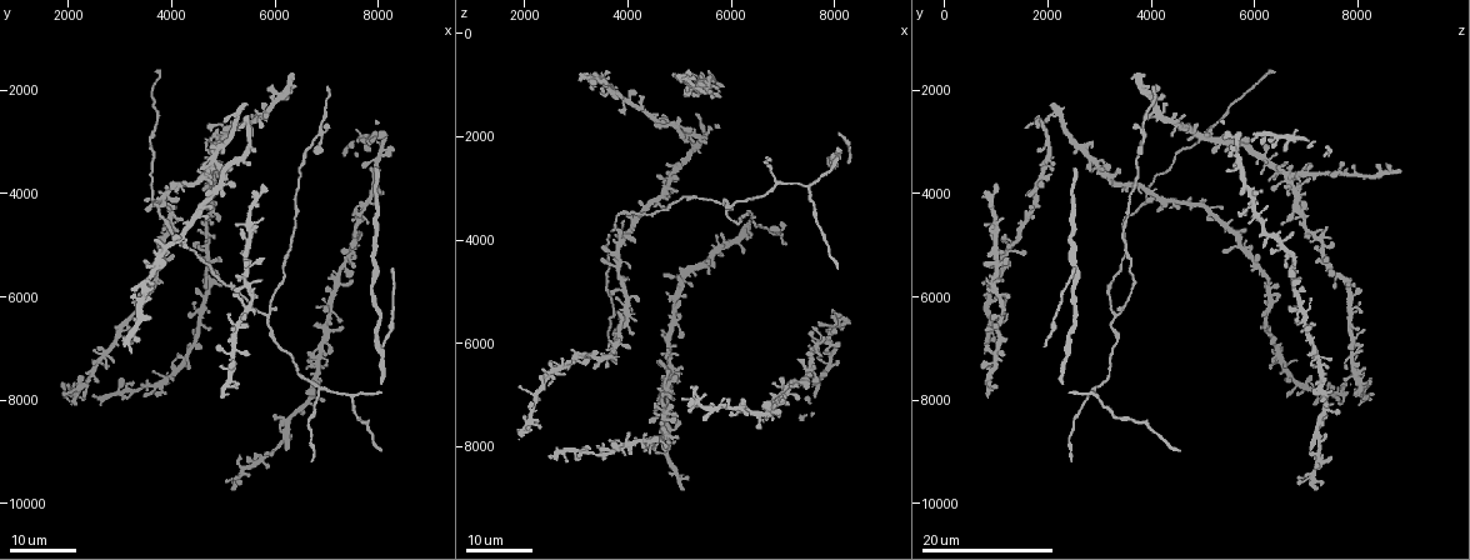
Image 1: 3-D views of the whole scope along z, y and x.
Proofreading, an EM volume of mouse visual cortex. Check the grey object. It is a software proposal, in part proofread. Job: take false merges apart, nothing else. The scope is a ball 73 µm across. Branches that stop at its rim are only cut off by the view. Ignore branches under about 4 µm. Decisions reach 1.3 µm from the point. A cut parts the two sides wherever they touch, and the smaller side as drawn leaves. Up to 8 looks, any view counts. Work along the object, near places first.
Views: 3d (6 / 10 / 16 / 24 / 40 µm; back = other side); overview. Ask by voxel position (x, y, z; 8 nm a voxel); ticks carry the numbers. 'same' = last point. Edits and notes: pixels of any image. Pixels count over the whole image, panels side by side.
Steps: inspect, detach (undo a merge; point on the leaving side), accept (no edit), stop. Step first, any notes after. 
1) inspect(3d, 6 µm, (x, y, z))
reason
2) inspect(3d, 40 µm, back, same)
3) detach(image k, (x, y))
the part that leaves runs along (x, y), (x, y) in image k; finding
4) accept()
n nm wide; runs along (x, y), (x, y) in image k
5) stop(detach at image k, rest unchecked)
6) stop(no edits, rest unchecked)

inspect(3d, 24 µm, (6950, 7750, 2900))
small branch off a trunk

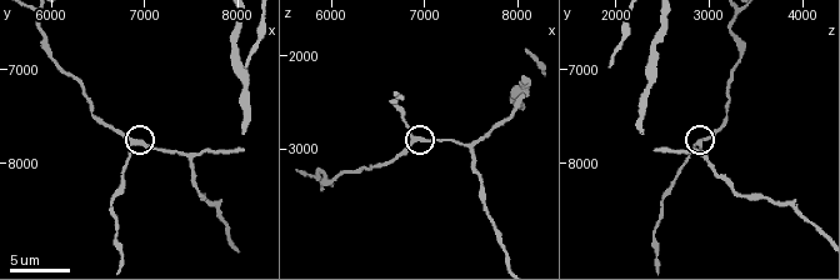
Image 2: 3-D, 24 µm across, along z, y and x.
inspect(3d, 10 µm, (6900, 7800, 2900))
zoom in

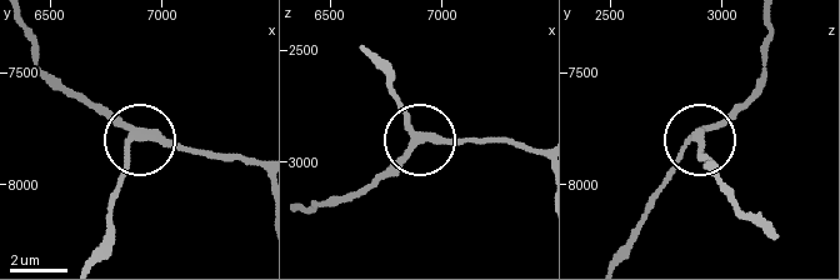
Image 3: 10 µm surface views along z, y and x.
accept()
3 arms; runs along (301, 209), (364, 193), (414, 145), (395, 90) in image 3; continuous, no second neuron

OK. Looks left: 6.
inspect(3d, 24 µm, (5850, 6400, 3300))
side arm on a straight run

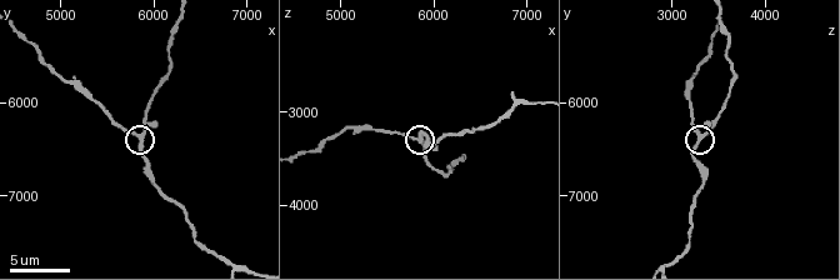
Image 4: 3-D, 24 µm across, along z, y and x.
inspect(3d, 6 µm, (5900, 6350, 3300))

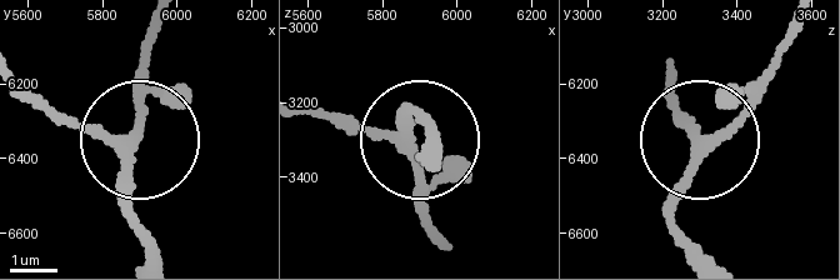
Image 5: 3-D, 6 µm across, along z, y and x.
accept()
side arm 66 µm; runs along (305, 110), (401, 143), (413, 143), (420, 115) in image 5; all the same neuron

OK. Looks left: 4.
inspect(3d, 16 µm, (6900, 2850, 3850))
four-way junction

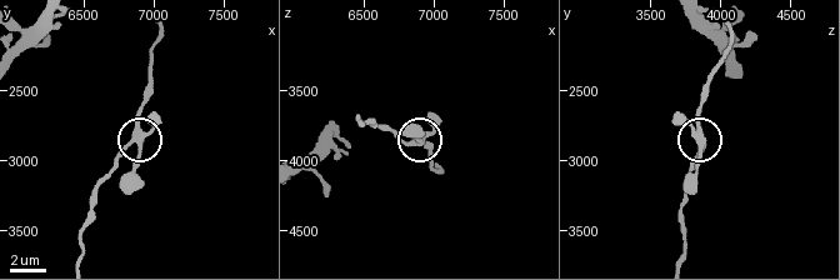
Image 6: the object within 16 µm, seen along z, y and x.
inspect(3d, 10 µm, (6920, 2920, 3860))

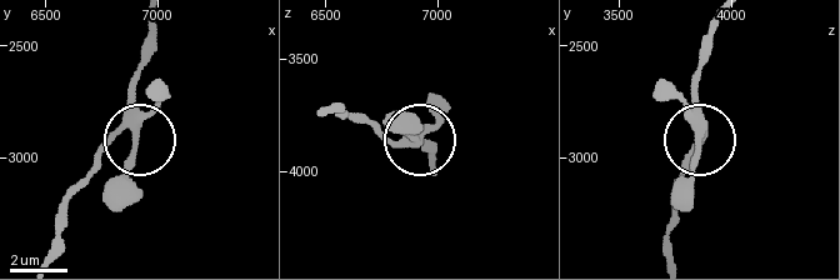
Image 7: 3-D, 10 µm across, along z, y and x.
accept()
one neuron here

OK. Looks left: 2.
inspect(3d, 24 µm, (3650, 4050, 3950))
sharp bend

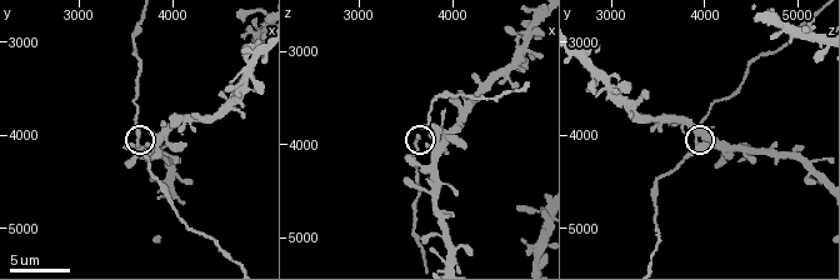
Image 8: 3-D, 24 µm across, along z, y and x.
inspect(3d, 10 µm, (3650, 4050, 3900))

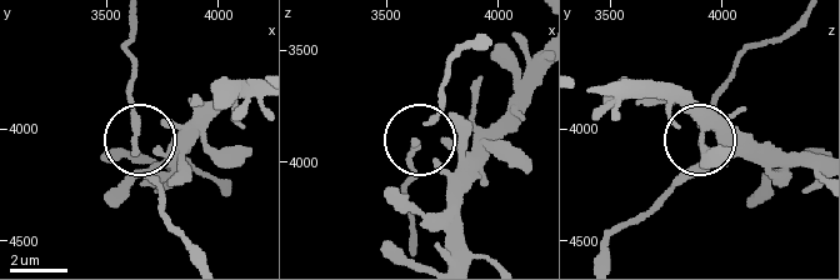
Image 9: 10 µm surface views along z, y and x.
accept()
170 nm wide; all the same neuron

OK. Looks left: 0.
stop(no edits, rest unchecked)

